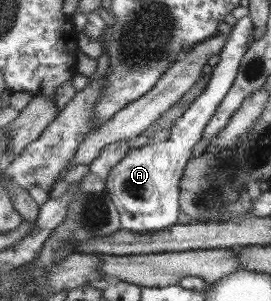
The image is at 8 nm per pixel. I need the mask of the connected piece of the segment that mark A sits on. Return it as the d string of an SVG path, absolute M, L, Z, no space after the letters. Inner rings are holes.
M249 16L237 20L231 28L225 46L219 52L219 62L207 87L191 102L169 131L169 140L163 144L147 144L139 149L130 149L127 156L113 167L106 182L111 202L120 216L122 229L133 234L153 234L178 224L180 214L180 180L192 158L195 145L201 140L203 129L215 115L219 103L233 85L241 60L249 49L249 35L253 31Z

